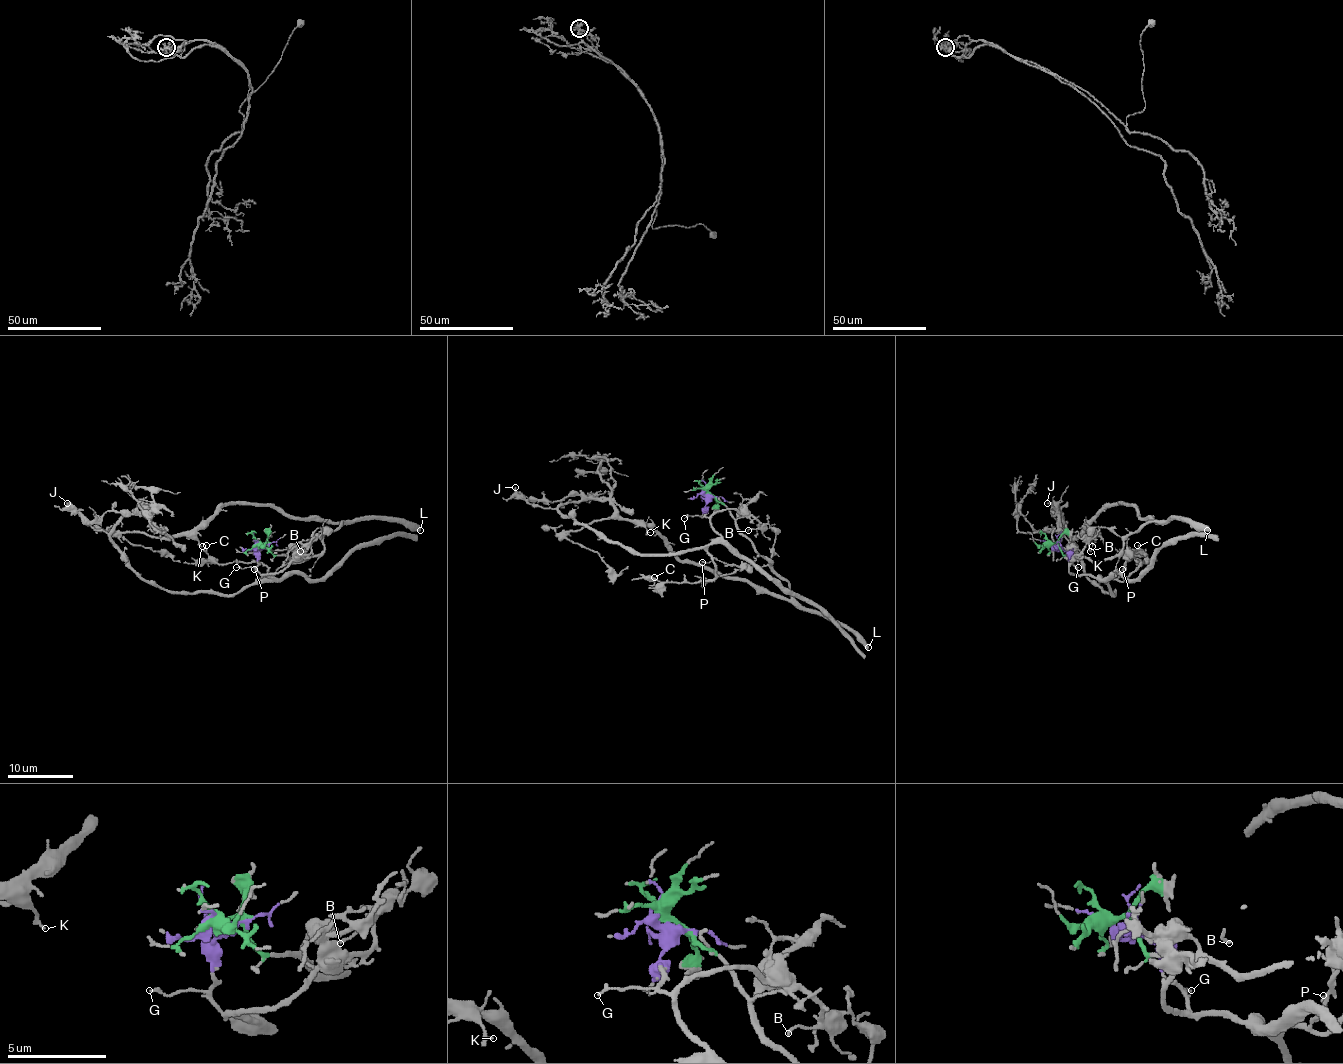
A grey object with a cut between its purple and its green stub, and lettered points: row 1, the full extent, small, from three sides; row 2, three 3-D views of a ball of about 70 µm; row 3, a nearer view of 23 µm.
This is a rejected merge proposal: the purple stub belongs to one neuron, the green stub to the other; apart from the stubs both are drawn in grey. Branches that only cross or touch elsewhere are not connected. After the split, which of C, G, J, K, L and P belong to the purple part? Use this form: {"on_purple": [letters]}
{"on_purple": ["C", "G", "J", "P"]}

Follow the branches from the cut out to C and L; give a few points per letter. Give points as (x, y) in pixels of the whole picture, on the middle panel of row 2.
C: (708, 495), (705, 516), (720, 536), (707, 549), (715, 567), (712, 580), (656, 585), (654, 577)
L: (708, 495), (769, 559), (801, 605), (844, 623), (868, 648)

